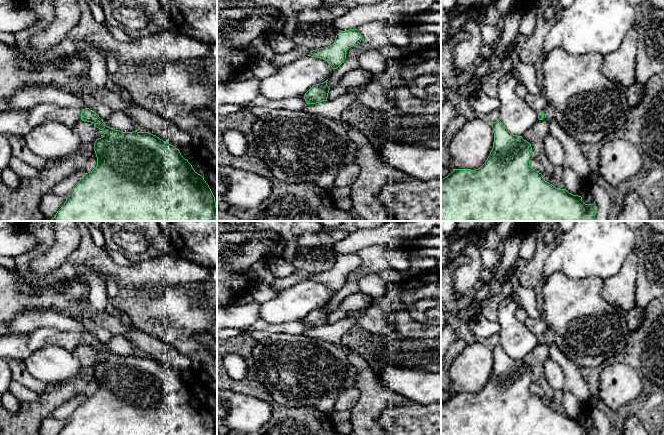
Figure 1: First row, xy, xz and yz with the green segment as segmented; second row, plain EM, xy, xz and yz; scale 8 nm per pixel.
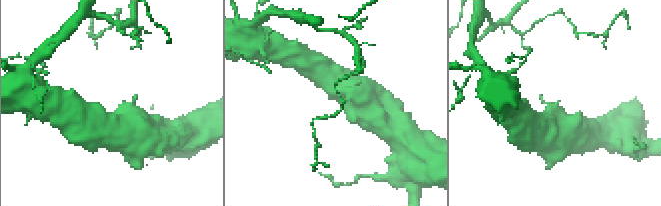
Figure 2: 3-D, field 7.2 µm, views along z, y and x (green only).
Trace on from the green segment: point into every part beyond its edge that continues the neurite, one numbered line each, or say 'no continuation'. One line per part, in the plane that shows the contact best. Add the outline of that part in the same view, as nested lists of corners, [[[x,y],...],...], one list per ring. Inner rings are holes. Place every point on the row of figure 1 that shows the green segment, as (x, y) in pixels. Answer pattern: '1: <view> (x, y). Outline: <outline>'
1: xy (38, 115). Outline: [[[41,104],[28,109],[29,123],[36,128],[49,119],[55,119],[64,125],[72,128],[81,120],[82,110],[71,107],[61,107],[55,104]]]

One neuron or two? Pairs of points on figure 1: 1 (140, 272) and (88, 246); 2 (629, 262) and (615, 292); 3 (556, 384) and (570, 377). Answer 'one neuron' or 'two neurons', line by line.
1: one neuron
2: one neuron
3: two neurons

